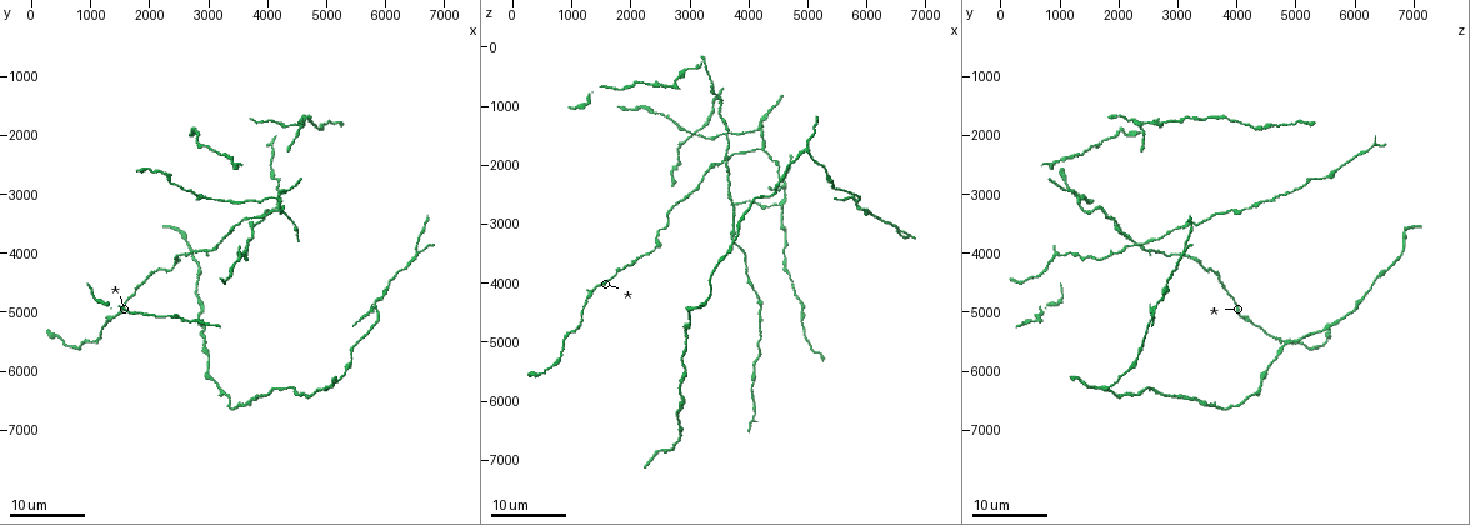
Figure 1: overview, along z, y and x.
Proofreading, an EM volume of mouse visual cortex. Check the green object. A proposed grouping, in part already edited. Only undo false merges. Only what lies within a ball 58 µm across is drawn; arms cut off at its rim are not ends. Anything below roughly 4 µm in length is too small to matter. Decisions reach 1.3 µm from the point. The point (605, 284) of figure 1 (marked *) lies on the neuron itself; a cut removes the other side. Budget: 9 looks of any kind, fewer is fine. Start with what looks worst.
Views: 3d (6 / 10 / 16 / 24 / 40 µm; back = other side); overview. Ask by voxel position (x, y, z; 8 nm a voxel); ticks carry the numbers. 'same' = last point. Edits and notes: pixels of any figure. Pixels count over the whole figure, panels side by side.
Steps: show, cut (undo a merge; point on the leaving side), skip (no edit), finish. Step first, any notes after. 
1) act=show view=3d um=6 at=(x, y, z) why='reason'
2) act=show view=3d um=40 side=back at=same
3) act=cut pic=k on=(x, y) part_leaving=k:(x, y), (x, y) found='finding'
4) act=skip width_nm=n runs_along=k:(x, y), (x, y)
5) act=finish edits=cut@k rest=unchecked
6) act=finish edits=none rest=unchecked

act=show view=3d um=24 at=(4250, 3300, 1750)

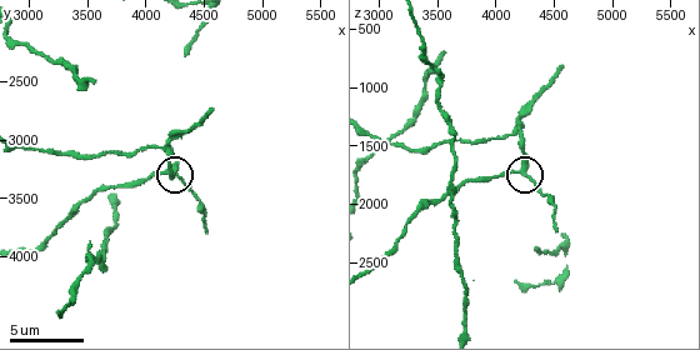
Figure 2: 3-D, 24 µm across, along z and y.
act=show view=3d um=6 at=same

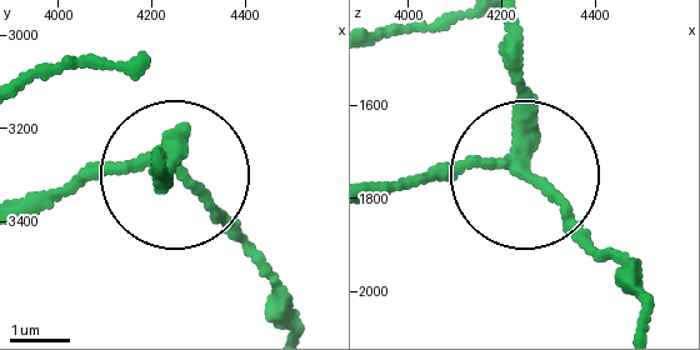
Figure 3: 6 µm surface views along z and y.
act=show view=3d um=6 side=back at=same

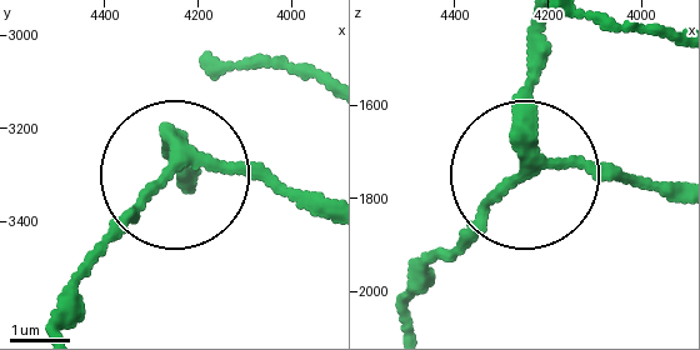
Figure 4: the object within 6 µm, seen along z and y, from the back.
act=skip width_nm=200 runs_along=4:(316, 206), (196, 166), (83, 265) found='continuous, no second neuron'

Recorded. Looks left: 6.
act=show view=3d um=16 at=(4550, 1850, 2700)

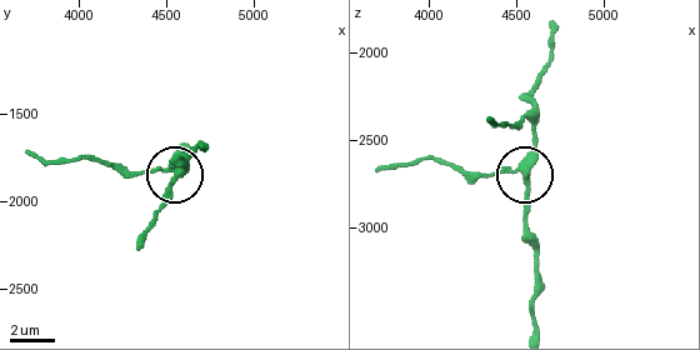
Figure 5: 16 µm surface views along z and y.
act=show view=3d um=10 at=same

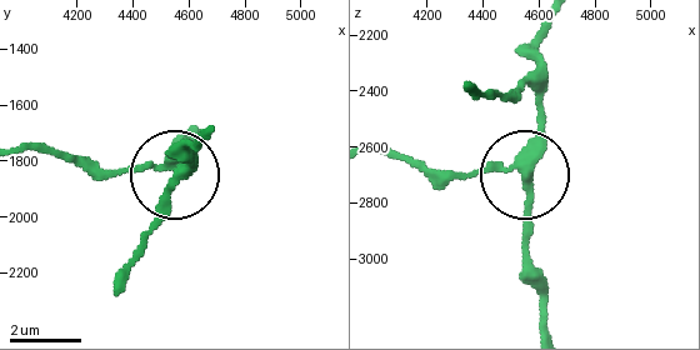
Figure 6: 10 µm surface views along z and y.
act=skip width_nm=300 found='one neuron here'

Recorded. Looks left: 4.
act=show view=3d um=16 at=(2450, 4000, 3200) why='thick turns thin'

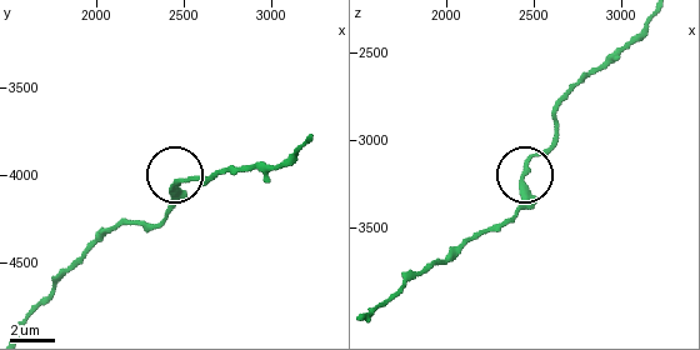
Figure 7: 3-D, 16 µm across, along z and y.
act=show view=3d um=6 at=(2460, 4040, 3160)

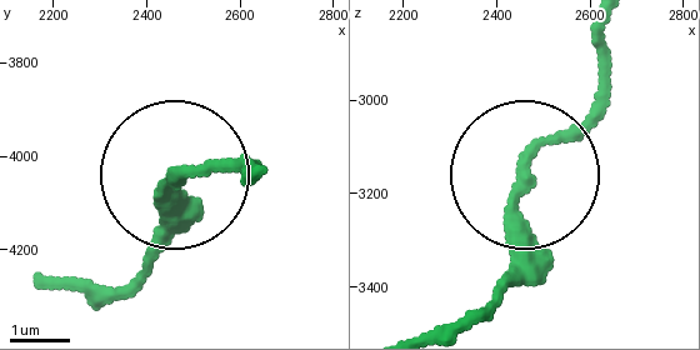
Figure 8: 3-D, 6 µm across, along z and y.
act=show view=3d um=6 side=back at=(2455, 4045, 3165)

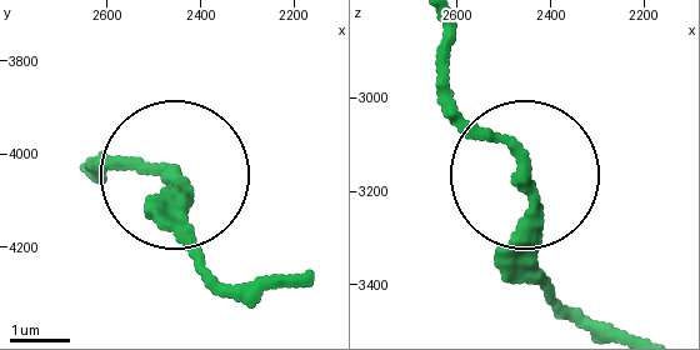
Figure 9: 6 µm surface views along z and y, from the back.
act=skip runs_along=9:(575, 320), (535, 261), (525, 171), (471, 126), (441, 71) found='continuous, no second neuron'

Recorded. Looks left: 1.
act=show view=3d um=10 at=(3720, 3400, 1840) why='a narrow waist'

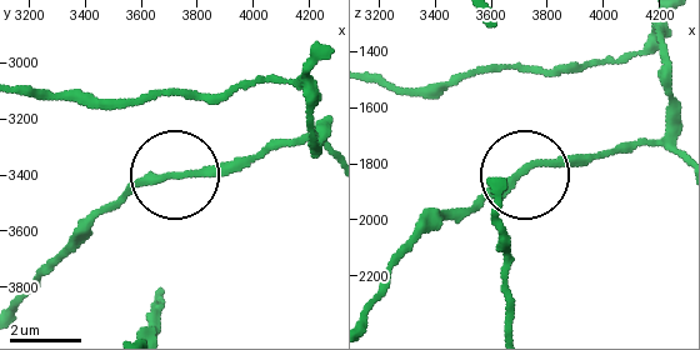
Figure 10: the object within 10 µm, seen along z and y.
act=skip runs_along=10:(23, 294), (148, 184), (253, 159) found='all the same neuron'

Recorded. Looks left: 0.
act=finish edits=none rest=unchecked

